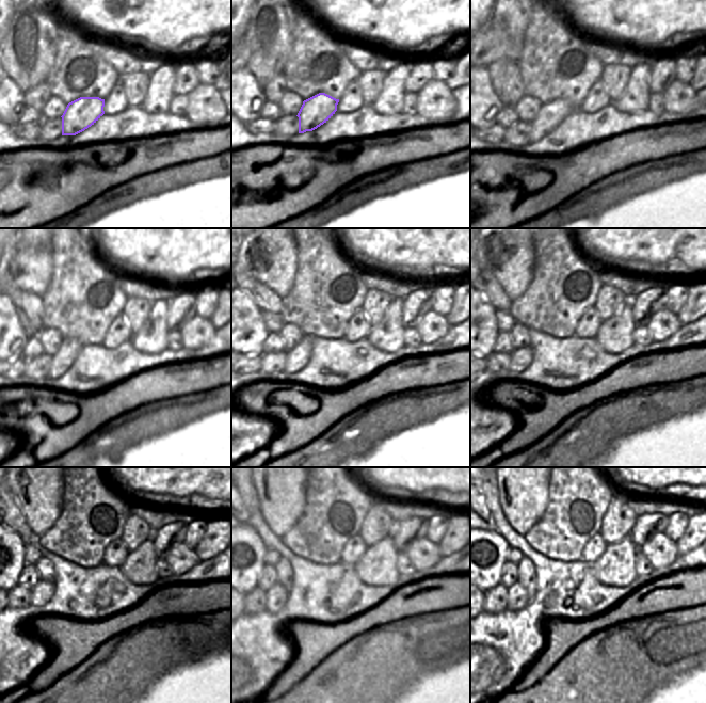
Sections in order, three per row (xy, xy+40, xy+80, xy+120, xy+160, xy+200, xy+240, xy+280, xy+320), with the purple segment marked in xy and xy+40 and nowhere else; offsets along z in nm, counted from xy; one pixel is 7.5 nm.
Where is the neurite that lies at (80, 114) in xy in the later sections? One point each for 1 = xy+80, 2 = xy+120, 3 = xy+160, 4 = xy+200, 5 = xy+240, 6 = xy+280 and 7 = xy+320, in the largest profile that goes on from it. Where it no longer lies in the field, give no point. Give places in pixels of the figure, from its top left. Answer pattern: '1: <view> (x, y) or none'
1: xy+80 (550, 114)
2: xy+120 (69, 348)
3: xy+160 (297, 358)
4: xy+200 (519, 358)
5: xy+240 (42, 592)
6: xy+280 (276, 595)
7: xy+320 (517, 597)

